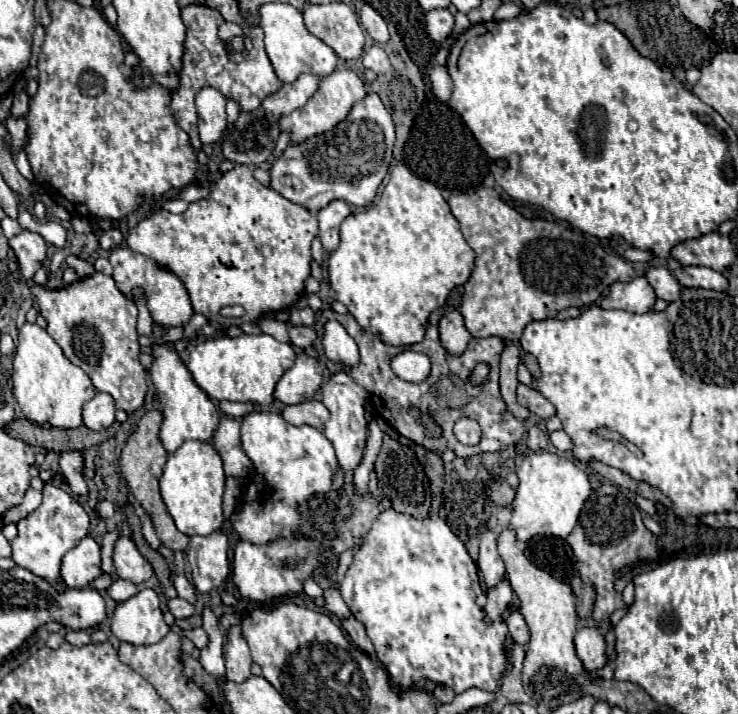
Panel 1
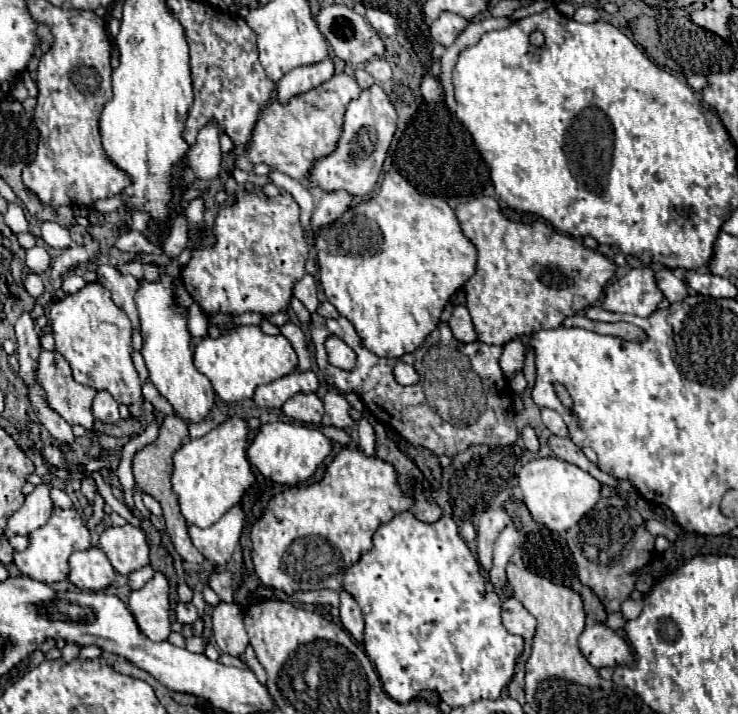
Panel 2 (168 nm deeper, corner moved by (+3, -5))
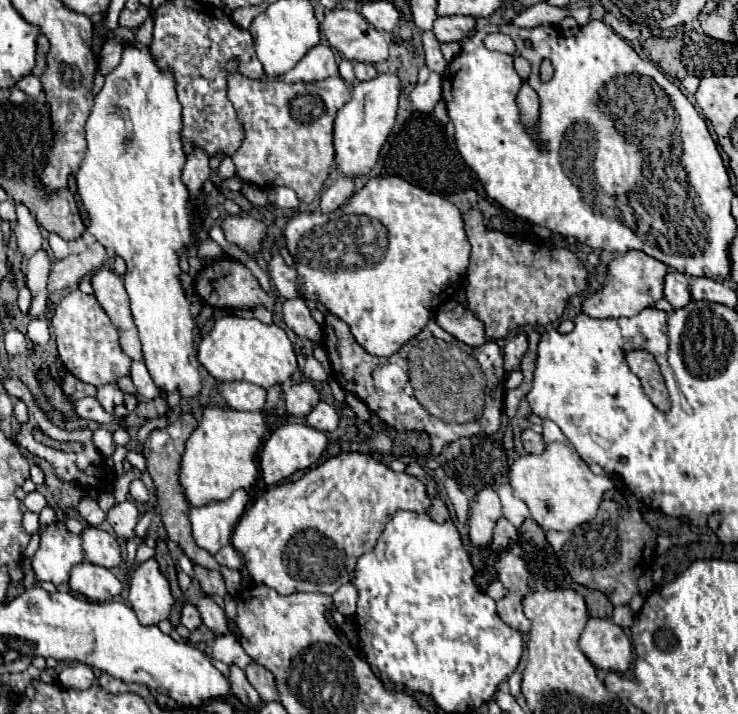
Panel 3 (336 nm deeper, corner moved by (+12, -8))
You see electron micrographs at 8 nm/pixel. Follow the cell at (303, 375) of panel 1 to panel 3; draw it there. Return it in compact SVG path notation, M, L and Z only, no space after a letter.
M218 382L222 398L236 410L256 412L266 404L266 390L248 382Z

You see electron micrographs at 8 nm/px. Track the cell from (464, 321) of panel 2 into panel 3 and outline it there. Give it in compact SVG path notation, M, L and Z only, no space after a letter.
M456 306L450 312L436 314L436 322L440 324L442 330L446 330L448 334L452 334L454 338L458 338L460 342L464 342L472 348L486 342L480 320L476 320L474 314L464 306Z

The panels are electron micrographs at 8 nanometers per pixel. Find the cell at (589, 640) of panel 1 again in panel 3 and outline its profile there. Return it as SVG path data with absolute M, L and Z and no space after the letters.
M590 618L578 646L596 668L624 674L632 664L630 640L610 618Z

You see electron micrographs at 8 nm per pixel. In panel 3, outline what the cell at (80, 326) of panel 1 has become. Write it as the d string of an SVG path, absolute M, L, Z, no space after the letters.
M80 290L66 294L52 316L52 330L62 364L78 380L98 388L104 384L116 384L122 376L130 374L132 360L122 352L118 332L108 320L108 314L100 308L94 294L84 294Z

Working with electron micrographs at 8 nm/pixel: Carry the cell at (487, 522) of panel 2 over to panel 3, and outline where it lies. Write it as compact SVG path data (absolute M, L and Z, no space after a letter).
M492 488L480 490L472 500L468 518L470 542L476 550L482 550L492 542L498 518L502 518L502 506L498 494Z

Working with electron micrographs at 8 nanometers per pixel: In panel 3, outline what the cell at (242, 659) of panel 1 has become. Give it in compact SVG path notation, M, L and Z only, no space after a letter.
M202 596L200 602L198 602L198 612L202 616L202 622L204 626L208 626L208 630L212 630L214 634L230 634L230 628L228 628L228 616L226 612L216 604L212 602L208 596Z

